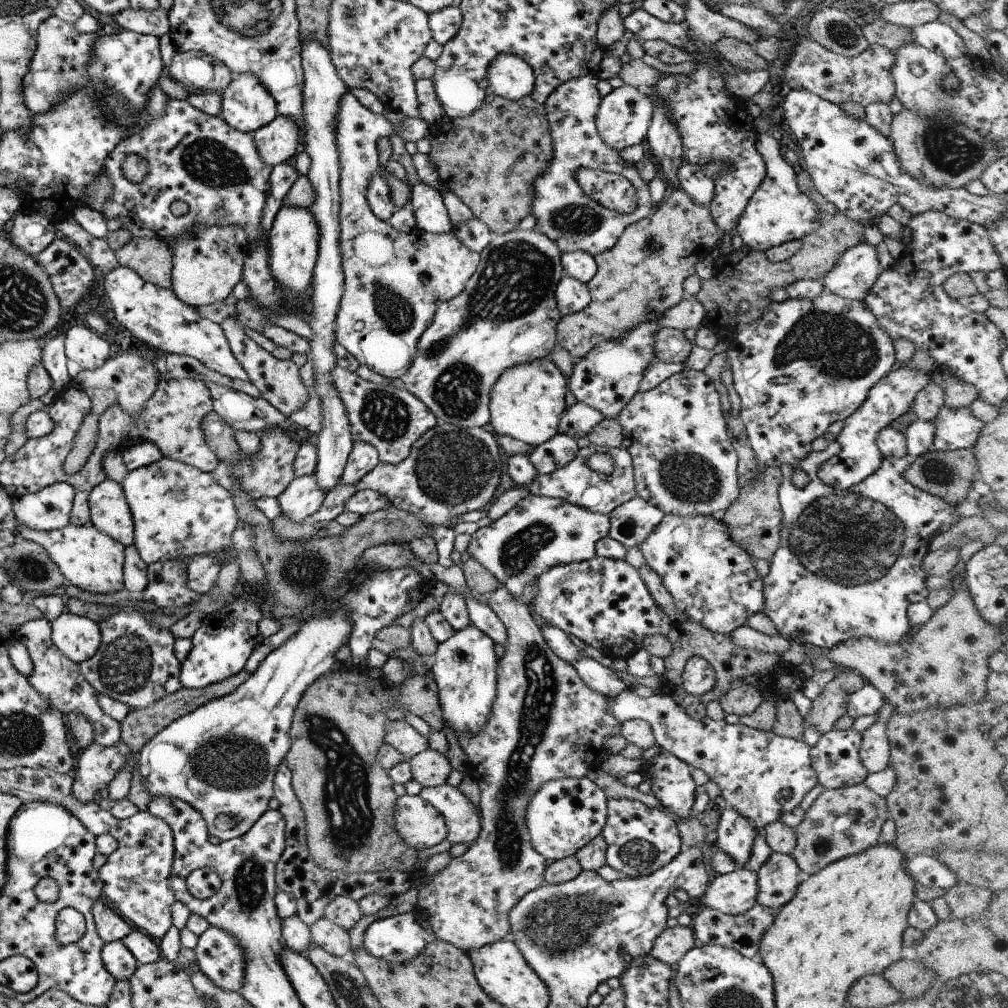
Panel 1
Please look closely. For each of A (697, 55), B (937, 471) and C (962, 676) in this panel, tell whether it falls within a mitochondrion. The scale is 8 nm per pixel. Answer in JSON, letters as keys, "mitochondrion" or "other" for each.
{"A":"other","B":"mitochondrion","C":"mitochondrion"}

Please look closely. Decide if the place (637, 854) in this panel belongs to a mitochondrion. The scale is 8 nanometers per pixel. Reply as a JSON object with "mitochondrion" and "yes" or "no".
{"mitochondrion":"yes"}

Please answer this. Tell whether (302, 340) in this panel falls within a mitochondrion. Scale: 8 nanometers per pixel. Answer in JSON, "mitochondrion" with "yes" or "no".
{"mitochondrion":"no"}

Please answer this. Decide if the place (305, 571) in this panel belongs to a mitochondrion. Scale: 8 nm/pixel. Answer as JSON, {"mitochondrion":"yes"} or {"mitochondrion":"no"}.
{"mitochondrion":"yes"}

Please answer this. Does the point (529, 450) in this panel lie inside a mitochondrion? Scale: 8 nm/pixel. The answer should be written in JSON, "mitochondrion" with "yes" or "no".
{"mitochondrion":"no"}

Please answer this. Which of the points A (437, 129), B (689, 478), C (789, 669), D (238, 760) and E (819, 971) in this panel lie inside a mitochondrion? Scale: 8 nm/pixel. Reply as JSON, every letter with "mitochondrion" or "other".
{"A":"other","B":"mitochondrion","C":"other","D":"mitochondrion","E":"other"}

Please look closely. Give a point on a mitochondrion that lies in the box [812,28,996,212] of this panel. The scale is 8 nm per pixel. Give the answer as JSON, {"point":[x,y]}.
{"point":[946,148]}

